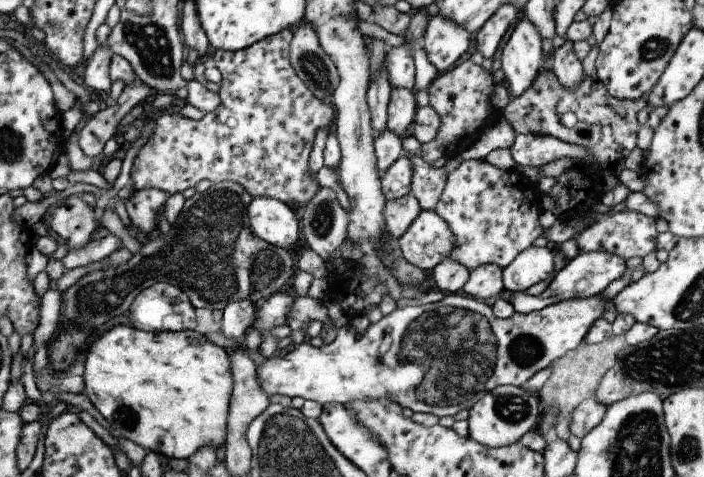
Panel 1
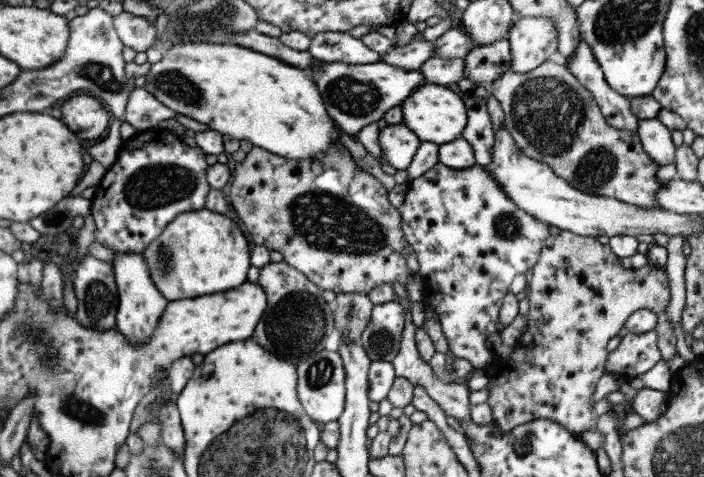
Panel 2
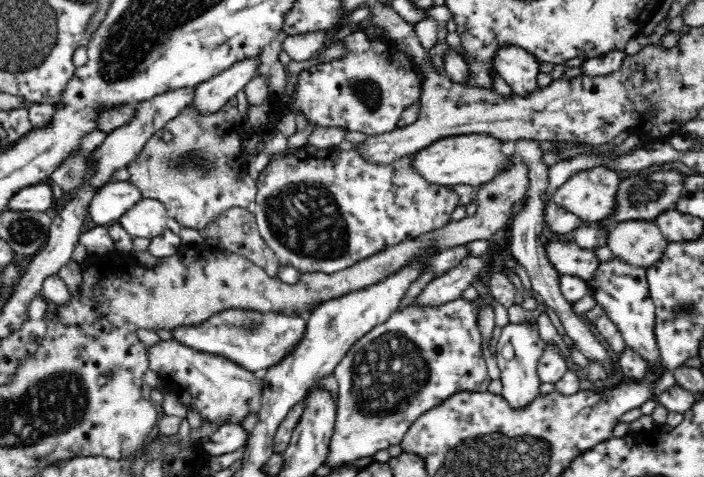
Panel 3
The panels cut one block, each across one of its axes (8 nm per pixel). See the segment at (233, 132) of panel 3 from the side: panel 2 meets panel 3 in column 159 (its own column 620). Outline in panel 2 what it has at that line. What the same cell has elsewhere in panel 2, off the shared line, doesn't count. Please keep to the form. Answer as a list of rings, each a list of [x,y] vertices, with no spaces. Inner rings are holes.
[[[544,60],[525,73],[505,71],[489,84],[488,92],[499,102],[505,115],[503,126],[525,157],[549,165],[556,176],[584,194],[613,198],[645,209],[659,207],[654,194],[662,183],[655,178],[657,166],[642,150],[639,138],[607,126],[591,93],[581,86],[565,64]]]

